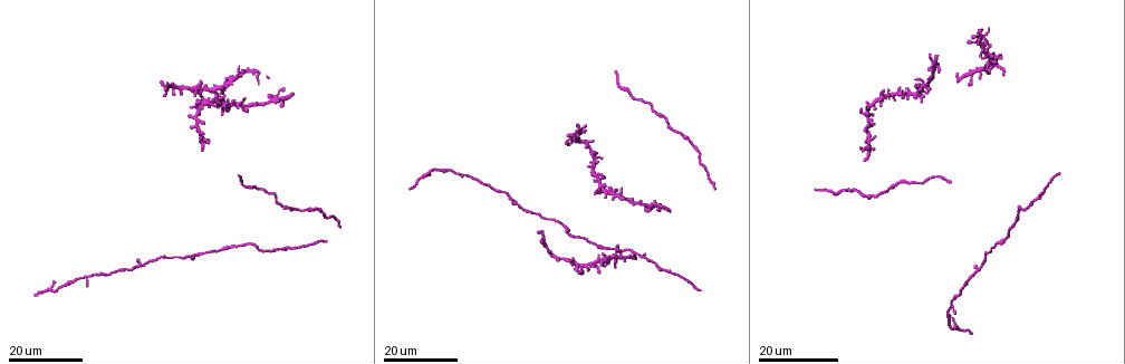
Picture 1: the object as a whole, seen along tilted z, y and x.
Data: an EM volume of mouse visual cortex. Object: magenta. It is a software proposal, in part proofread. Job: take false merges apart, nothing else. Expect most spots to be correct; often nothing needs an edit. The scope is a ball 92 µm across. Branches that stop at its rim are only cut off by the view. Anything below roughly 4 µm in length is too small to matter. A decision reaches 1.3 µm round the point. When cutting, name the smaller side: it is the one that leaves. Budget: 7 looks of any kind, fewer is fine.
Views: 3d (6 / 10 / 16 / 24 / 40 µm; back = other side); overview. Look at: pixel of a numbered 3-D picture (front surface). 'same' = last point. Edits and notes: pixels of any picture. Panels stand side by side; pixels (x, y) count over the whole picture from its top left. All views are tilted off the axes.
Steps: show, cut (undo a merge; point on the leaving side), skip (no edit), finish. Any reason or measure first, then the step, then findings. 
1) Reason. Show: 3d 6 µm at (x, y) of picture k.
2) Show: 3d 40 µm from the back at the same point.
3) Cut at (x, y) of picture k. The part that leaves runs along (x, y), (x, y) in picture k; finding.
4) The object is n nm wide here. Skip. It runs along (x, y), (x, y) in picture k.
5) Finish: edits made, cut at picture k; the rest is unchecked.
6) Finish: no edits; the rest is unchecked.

Thick turns thin. Show: 3d 16 µm at (501, 193) of picture 1.

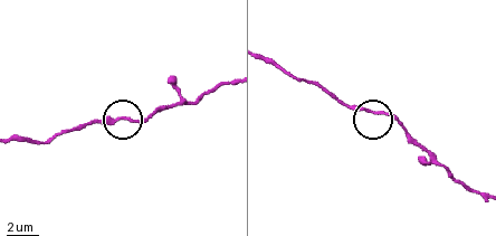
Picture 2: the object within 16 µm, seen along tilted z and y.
Show: 3d 6 µm at (370, 113) of picture 2.

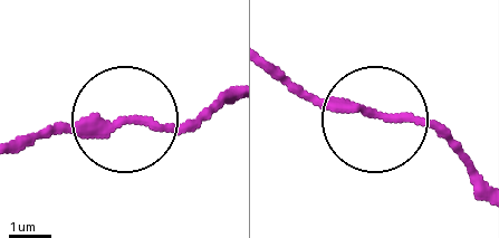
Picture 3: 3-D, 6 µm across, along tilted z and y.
Skip. One neuron here.

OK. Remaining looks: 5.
Sudden change in width. Show: 3d 24 µm at (88, 277) of picture 1.

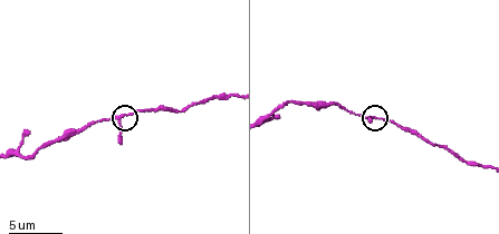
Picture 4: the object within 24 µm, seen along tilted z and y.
Closer look. Show: 3d 10 µm at (377, 118) of picture 4.

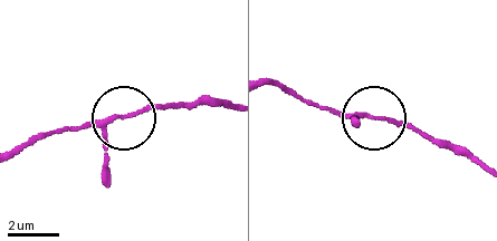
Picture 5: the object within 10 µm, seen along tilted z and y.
The object is 130 nm wide here. Skip. It runs along (476, 165), (380, 116), (312, 106) in picture 5; all the same neuron.

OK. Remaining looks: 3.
Three arms meet. Show: 3d 24 µm at (198, 128) of picture 1.

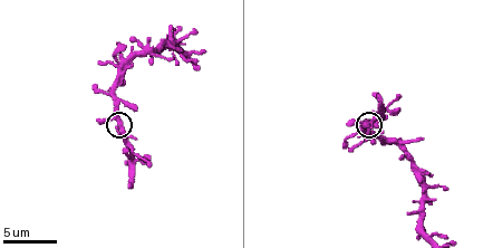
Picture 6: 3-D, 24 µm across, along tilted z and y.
Closer look. Show: 3d 10 µm at (123, 124) of picture 6.

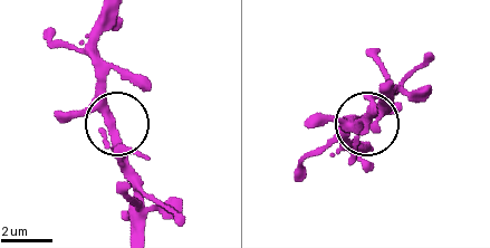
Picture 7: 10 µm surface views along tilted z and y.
3 arms meet here. Skip. All the same neuron.

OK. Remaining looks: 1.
Finish: no edits; the rest is unchecked.

